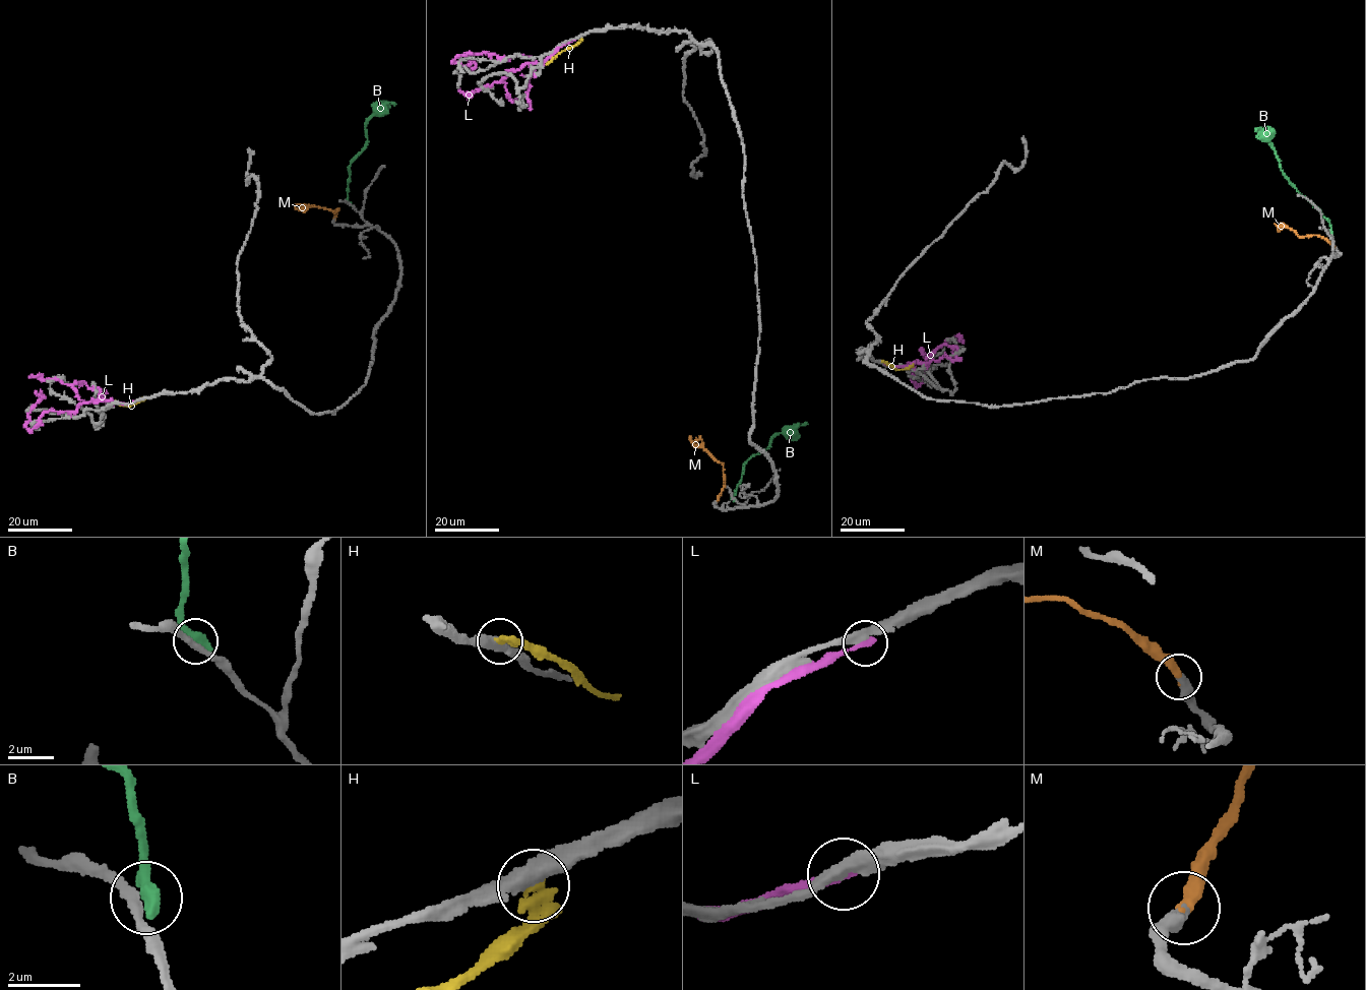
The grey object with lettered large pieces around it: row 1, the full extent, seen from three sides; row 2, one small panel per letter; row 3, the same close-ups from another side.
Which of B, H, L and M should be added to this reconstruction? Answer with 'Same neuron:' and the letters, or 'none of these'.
Same neuron: M

